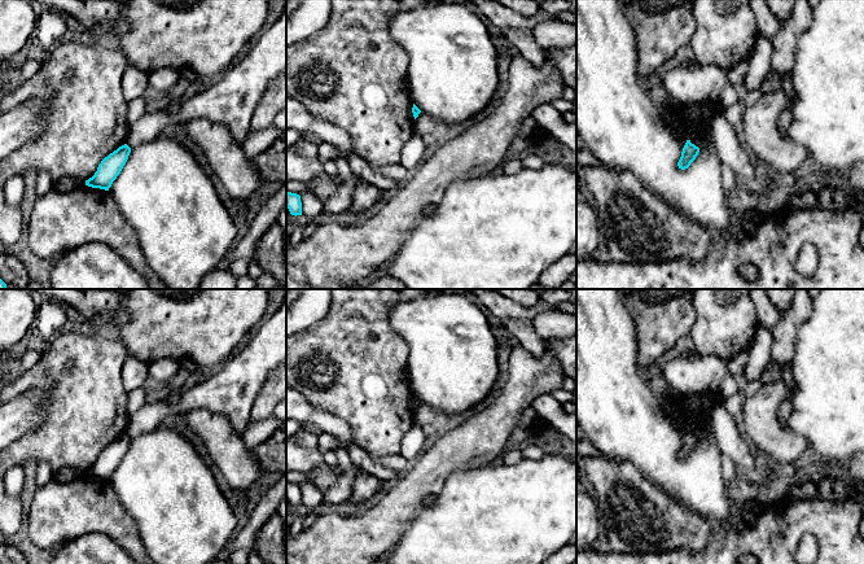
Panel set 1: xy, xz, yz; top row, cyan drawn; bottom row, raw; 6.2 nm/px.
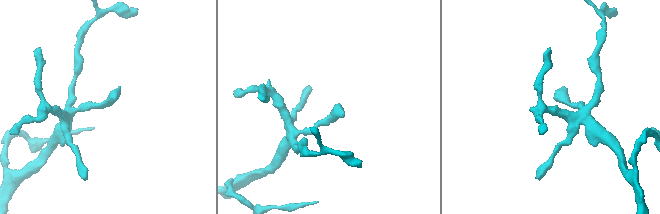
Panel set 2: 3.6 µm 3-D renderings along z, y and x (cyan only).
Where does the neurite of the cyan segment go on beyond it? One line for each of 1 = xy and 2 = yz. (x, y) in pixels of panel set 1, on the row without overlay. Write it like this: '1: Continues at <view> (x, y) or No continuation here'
1: No continuation here
2: No continuation here

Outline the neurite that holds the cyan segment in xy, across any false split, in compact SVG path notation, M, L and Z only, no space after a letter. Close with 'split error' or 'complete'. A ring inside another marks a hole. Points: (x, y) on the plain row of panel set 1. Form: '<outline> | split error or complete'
M127 434L110 443L101 451L95 465L85 471L85 476L109 481L126 455L130 443L131 438Z | complete

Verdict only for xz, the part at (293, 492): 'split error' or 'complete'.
complete

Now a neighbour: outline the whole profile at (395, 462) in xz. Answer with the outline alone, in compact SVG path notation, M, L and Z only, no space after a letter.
M399 454L398 455L389 455L389 456L374 456L374 455L370 455L370 458L381 464L381 465L386 465L386 467L390 467L398 472L405 472L408 471L411 467L412 467L412 462L409 462L408 459L400 456Z

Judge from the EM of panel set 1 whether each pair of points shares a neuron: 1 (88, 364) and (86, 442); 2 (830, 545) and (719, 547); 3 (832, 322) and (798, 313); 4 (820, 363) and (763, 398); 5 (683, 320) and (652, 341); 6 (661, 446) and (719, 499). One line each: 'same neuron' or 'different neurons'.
1: same neuron
2: same neuron
3: different neurons
4: different neurons
5: same neuron
6: same neuron

